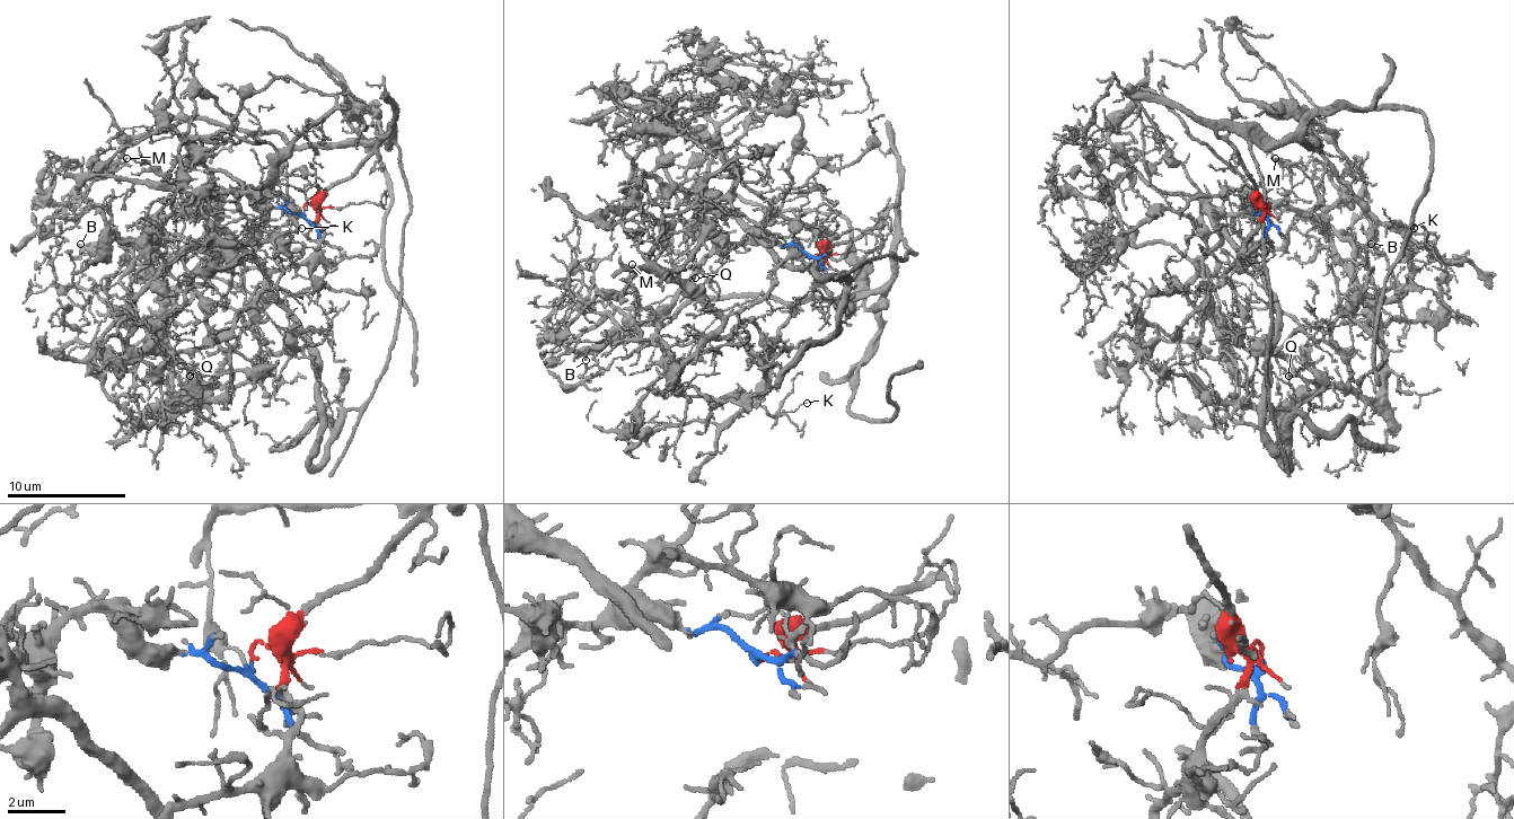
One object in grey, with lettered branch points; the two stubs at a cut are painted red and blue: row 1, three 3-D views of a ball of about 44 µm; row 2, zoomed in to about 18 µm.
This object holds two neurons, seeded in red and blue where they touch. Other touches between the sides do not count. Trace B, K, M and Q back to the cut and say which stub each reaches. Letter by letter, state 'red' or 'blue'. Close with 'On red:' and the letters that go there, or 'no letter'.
B: blue
K: red
M: blue
Q: blue
On red: K

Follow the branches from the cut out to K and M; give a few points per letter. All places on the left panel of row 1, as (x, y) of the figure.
K: (304, 212), (389, 129), (386, 141), (288, 152), (253, 239), (258, 245), (288, 223), (300, 227)
M: (304, 212), (226, 191), (178, 209), (148, 263), (86, 203), (86, 191), (128, 158)

